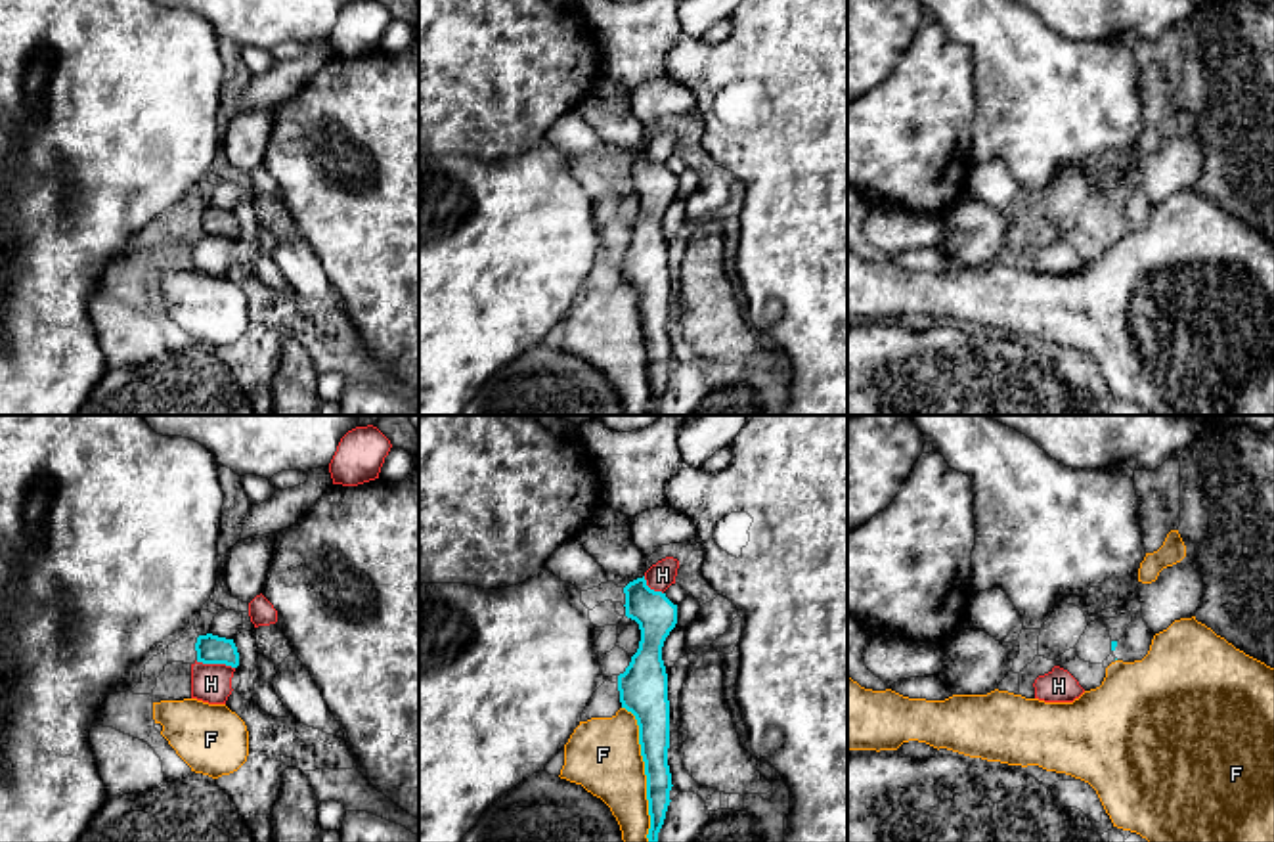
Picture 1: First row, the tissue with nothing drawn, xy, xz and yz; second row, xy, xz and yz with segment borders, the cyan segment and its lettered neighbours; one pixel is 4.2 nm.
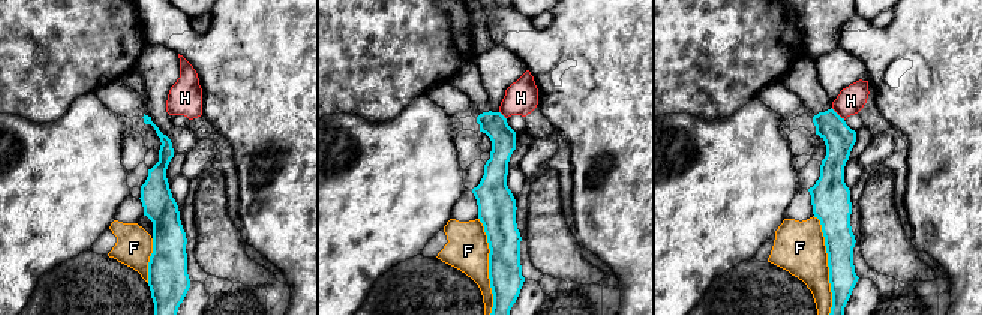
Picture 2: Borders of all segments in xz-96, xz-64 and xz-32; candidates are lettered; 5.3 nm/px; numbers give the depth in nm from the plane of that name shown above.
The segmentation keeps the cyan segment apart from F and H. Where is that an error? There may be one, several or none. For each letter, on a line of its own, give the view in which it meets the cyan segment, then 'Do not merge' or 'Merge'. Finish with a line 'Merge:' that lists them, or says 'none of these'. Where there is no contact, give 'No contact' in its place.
F: Touches cyan in xz. Do not merge
H: Touches cyan in xy. Do not merge
Merge: none of these

